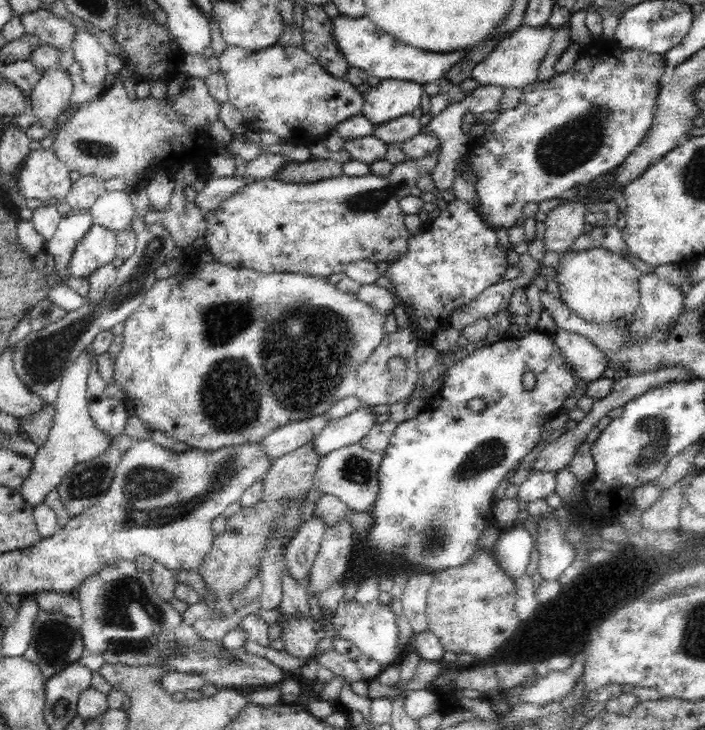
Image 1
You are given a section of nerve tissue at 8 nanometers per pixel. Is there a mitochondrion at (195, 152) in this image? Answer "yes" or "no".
no

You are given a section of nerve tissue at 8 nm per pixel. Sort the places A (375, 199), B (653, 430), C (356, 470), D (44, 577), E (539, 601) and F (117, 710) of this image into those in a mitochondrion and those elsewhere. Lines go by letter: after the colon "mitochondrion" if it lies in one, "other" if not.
A: mitochondrion
B: mitochondrion
C: mitochondrion
D: other
E: other
F: other

